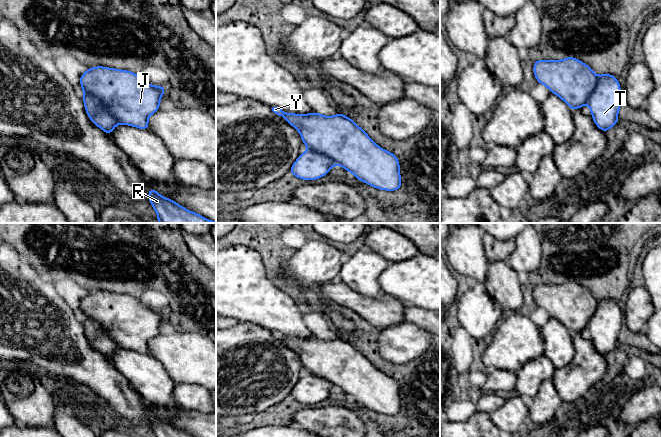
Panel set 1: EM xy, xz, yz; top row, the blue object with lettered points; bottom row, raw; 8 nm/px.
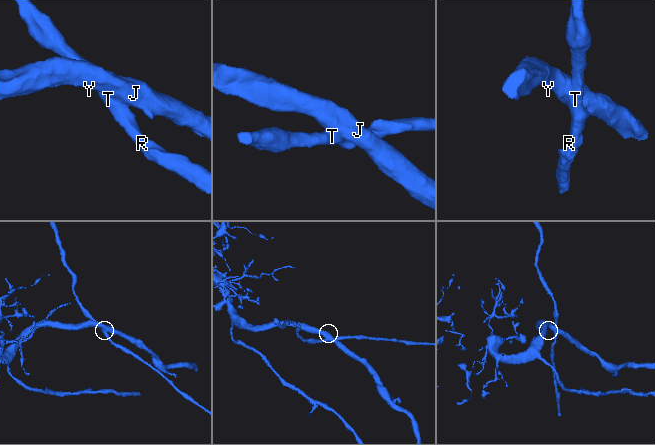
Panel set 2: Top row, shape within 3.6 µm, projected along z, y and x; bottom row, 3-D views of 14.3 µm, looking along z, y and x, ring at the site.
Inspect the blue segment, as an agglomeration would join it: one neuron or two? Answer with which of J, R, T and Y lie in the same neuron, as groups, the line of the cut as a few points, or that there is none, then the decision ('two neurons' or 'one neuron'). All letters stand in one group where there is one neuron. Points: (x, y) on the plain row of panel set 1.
groups J Y / R T; cut xy (83, 313), (95, 320), (120, 346); two neurons

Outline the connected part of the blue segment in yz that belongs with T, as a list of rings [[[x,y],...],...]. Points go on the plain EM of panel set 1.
[[[607,297],[598,300],[597,308],[587,328],[595,349],[604,357],[619,347],[621,318],[618,302]]]

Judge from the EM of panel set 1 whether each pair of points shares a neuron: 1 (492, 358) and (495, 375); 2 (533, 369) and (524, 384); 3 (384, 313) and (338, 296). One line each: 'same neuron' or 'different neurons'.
1: different neurons
2: same neuron
3: same neuron

